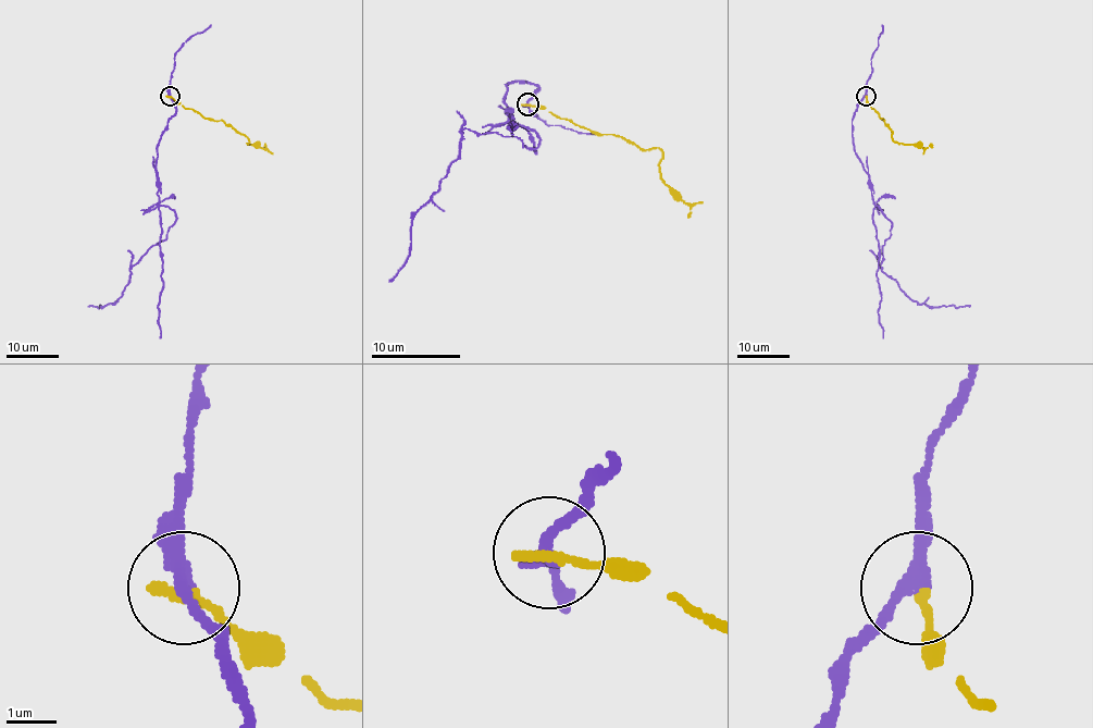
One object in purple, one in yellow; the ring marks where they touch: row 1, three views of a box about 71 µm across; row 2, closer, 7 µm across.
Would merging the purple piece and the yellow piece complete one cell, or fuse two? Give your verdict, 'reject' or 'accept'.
reject

